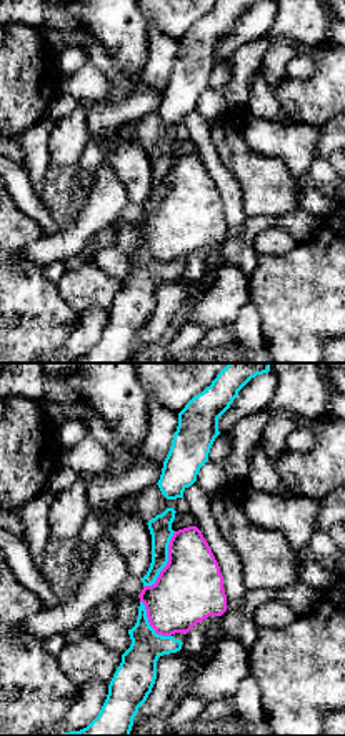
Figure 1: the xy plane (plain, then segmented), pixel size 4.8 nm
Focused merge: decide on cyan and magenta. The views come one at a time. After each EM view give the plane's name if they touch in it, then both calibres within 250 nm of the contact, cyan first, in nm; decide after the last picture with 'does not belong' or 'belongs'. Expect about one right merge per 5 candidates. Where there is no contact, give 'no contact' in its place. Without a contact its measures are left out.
xy | 110/320 nm

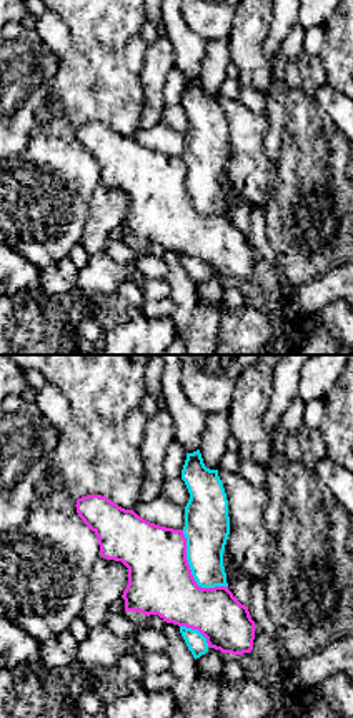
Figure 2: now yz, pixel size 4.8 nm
yz | 220/320 nm

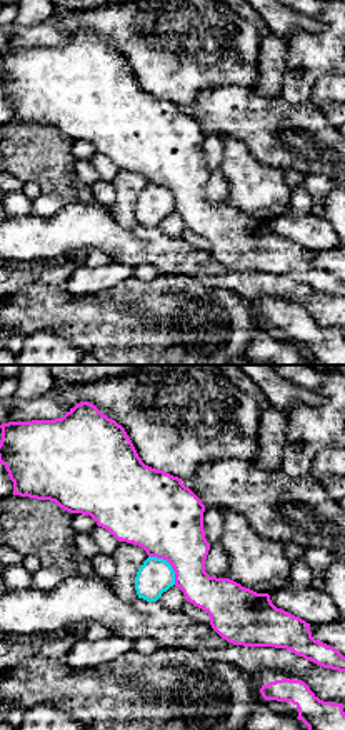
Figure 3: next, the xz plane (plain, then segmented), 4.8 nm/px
xz | 170/360 nm

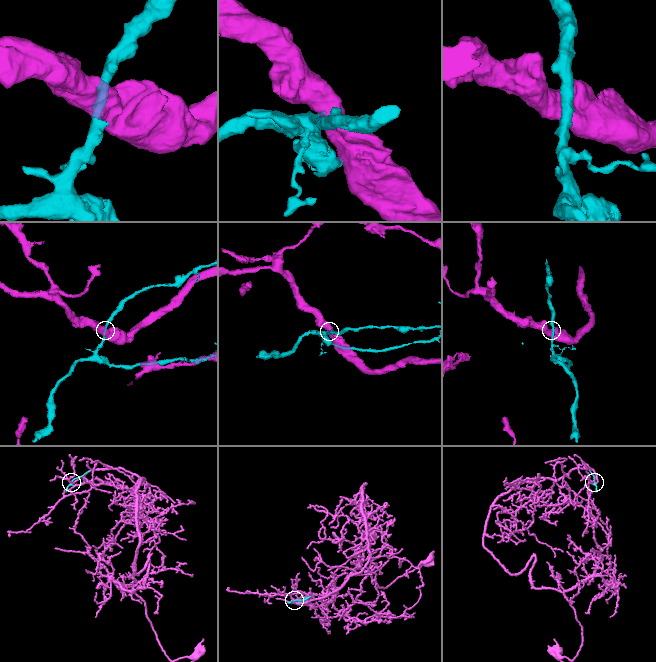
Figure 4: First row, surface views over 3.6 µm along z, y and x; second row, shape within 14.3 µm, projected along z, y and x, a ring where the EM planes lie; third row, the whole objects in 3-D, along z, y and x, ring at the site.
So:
does not belong

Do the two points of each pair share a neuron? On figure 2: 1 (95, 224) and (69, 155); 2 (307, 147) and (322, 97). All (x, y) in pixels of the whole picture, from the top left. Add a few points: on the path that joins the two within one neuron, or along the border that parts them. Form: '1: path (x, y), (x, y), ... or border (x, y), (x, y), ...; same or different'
1: border (100, 182), (92, 194), (87, 212); different
2: border (313, 95), (335, 127); different

